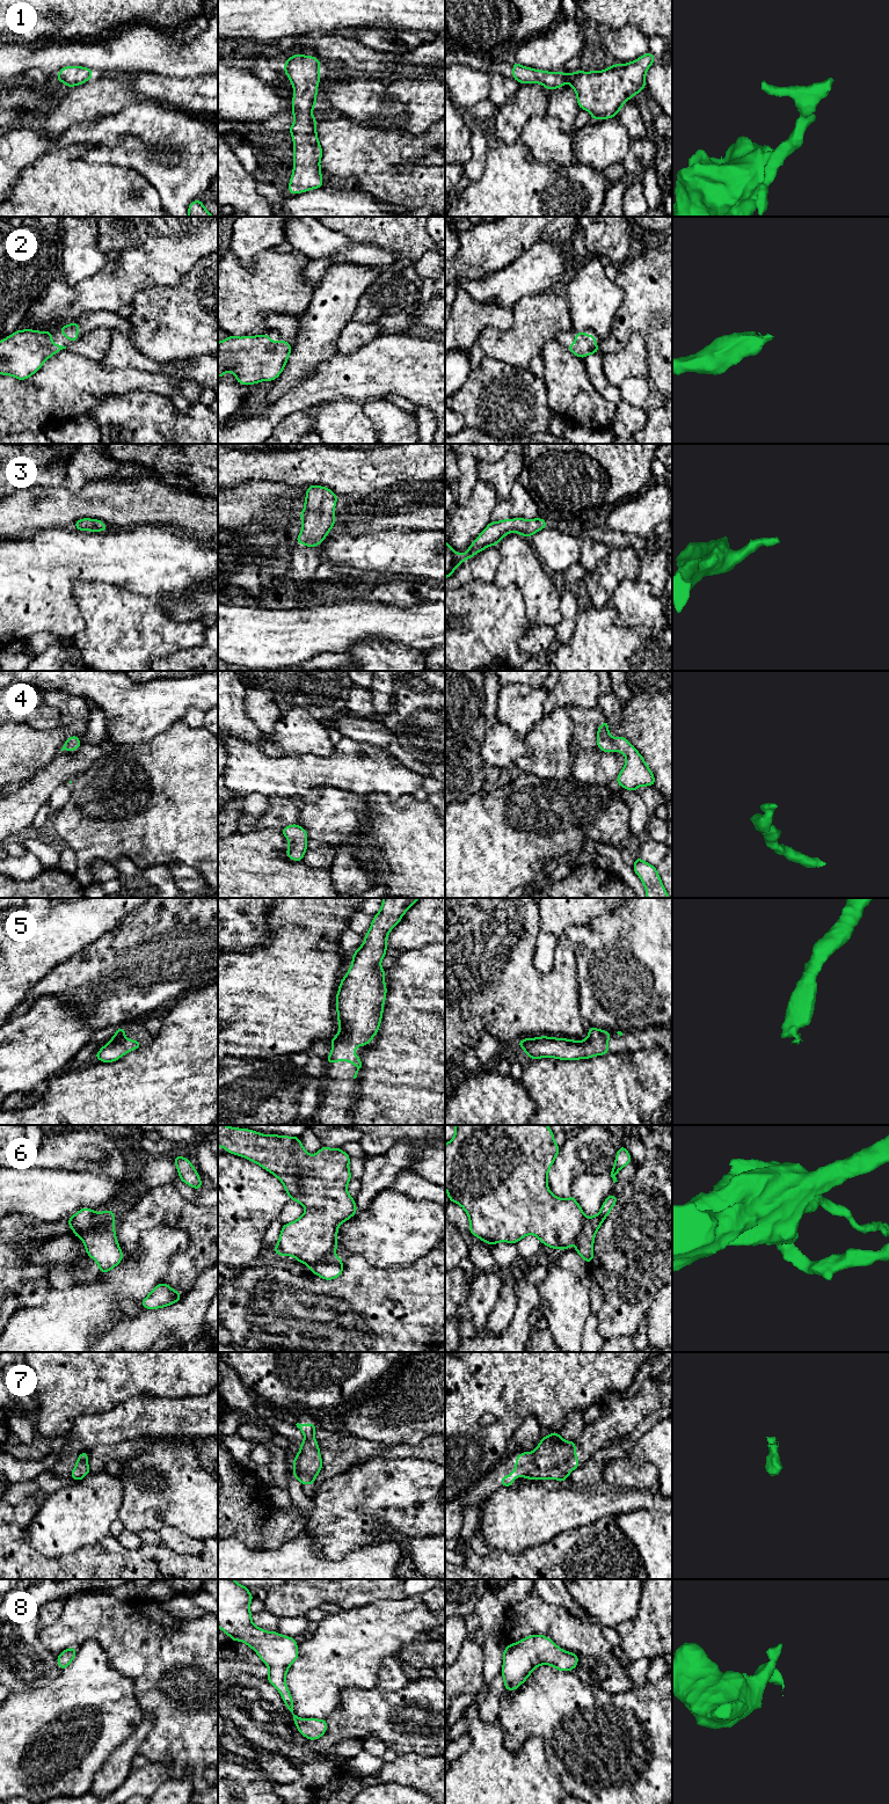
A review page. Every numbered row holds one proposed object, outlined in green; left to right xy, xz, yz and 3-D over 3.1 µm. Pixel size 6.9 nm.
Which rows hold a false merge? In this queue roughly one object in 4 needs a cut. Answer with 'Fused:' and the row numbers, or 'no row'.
Fused: 6

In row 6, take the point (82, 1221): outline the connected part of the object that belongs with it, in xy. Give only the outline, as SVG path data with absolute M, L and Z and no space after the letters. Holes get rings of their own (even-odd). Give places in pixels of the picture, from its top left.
M82 1207L74 1215L72 1215L66 1222L72 1228L74 1235L81 1240L89 1234L96 1224L100 1213L88 1207Z

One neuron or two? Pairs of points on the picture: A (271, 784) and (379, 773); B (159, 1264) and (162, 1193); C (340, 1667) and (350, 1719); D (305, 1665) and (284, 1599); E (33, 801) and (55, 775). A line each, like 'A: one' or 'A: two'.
A: one
B: two
C: two
D: two
E: one

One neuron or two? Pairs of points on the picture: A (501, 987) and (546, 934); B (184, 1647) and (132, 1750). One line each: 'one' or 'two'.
A: two
B: two

